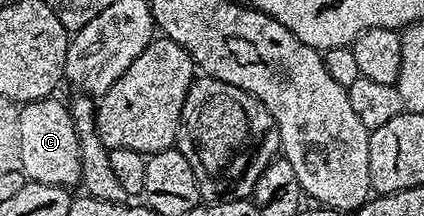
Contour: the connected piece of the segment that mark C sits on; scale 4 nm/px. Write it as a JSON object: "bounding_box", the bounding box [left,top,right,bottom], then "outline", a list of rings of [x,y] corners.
{"bounding_box":[19,96,82,187],"outline":[[[55,96],[19,106],[19,138],[22,143],[22,172],[30,181],[74,187],[80,185],[82,159],[71,108]]]}

